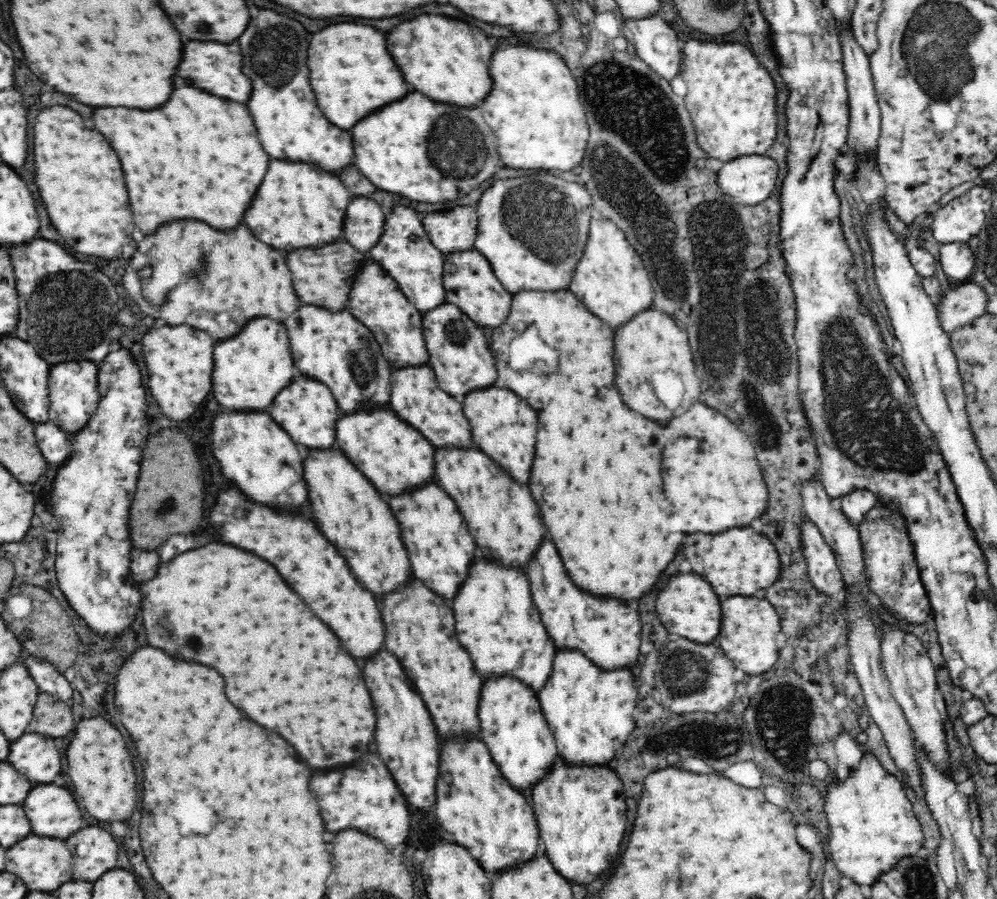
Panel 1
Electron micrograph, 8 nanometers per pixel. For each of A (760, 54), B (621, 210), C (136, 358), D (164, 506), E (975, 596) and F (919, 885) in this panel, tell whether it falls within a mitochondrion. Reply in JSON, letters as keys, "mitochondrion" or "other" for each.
{"A":"other","B":"mitochondrion","C":"other","D":"mitochondrion","E":"other","F":"mitochondrion"}

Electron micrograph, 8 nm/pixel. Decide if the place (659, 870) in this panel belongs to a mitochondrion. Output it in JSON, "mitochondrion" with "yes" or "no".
{"mitochondrion":"no"}

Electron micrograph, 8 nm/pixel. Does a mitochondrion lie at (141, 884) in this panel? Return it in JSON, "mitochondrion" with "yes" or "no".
{"mitochondrion":"no"}

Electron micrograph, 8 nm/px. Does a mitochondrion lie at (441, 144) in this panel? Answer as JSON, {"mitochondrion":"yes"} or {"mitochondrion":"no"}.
{"mitochondrion":"yes"}

